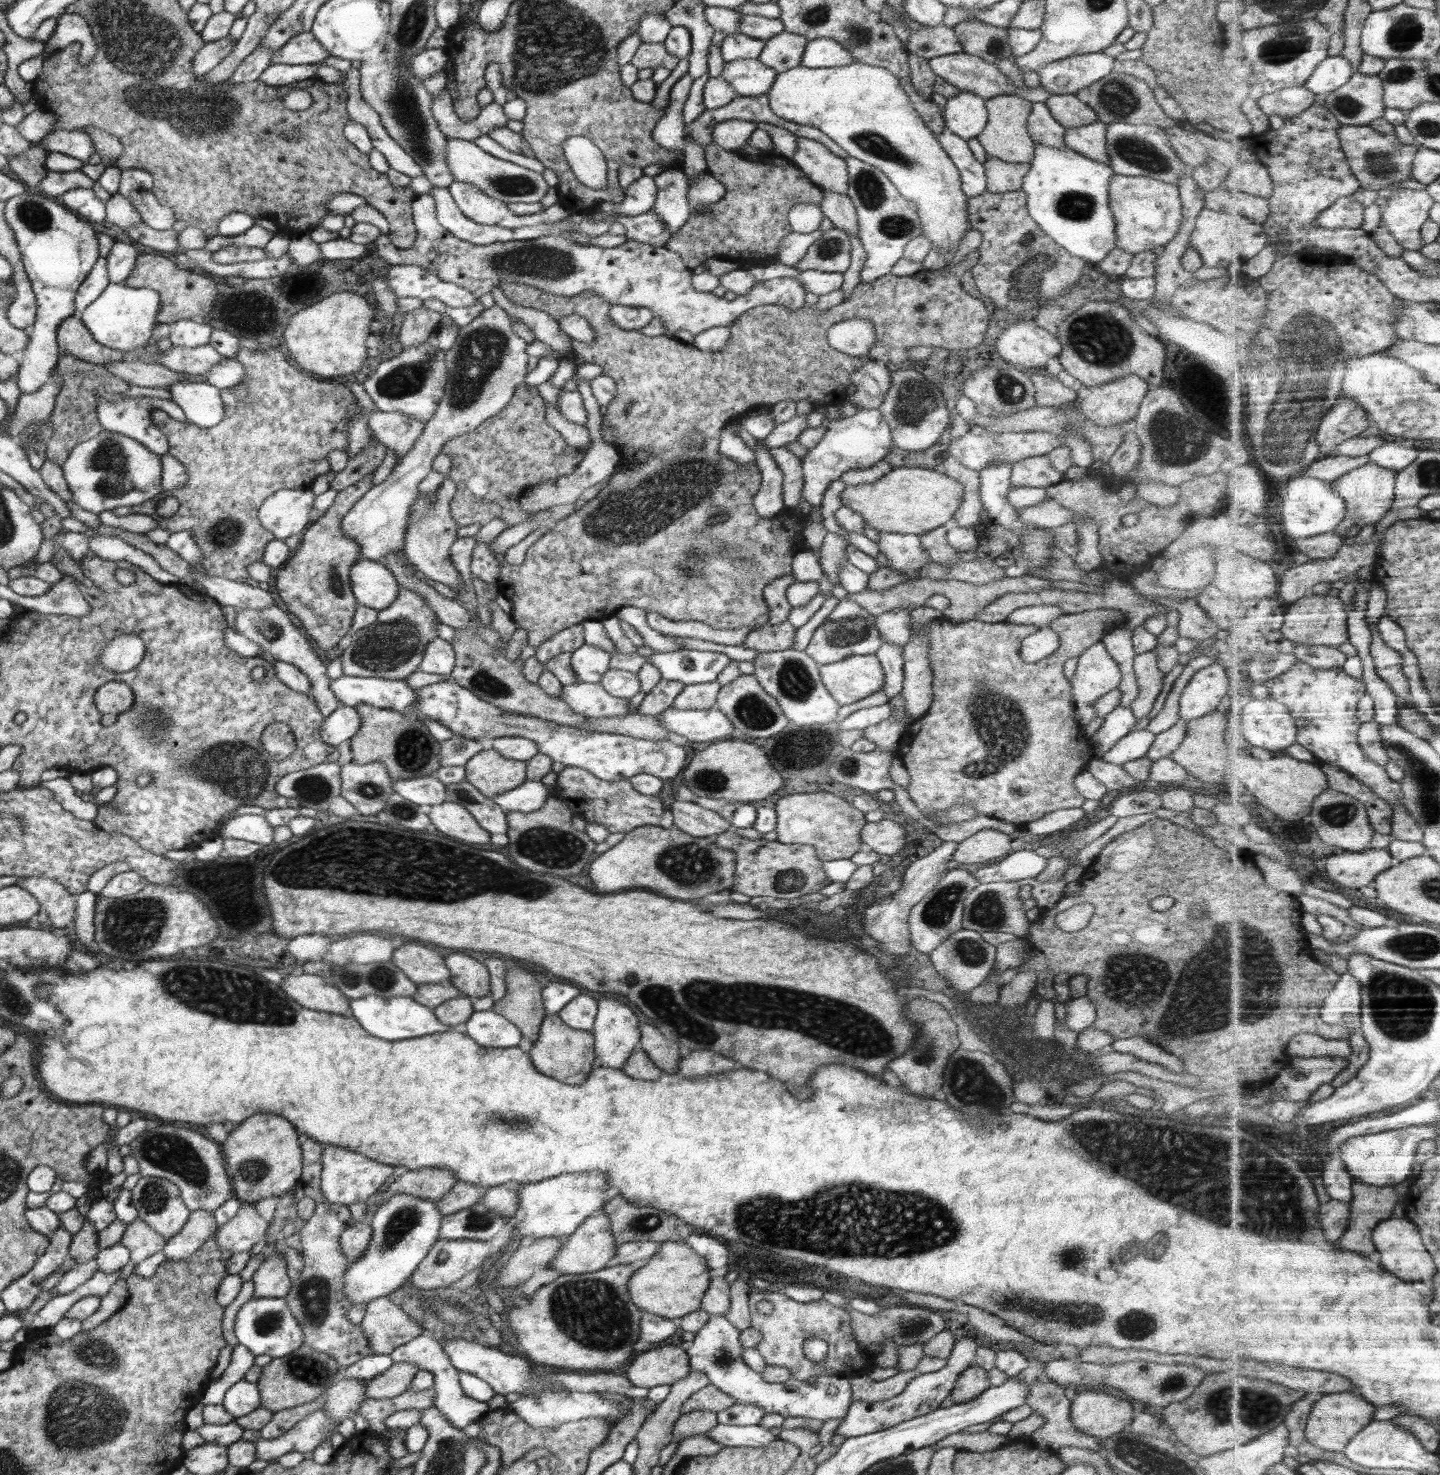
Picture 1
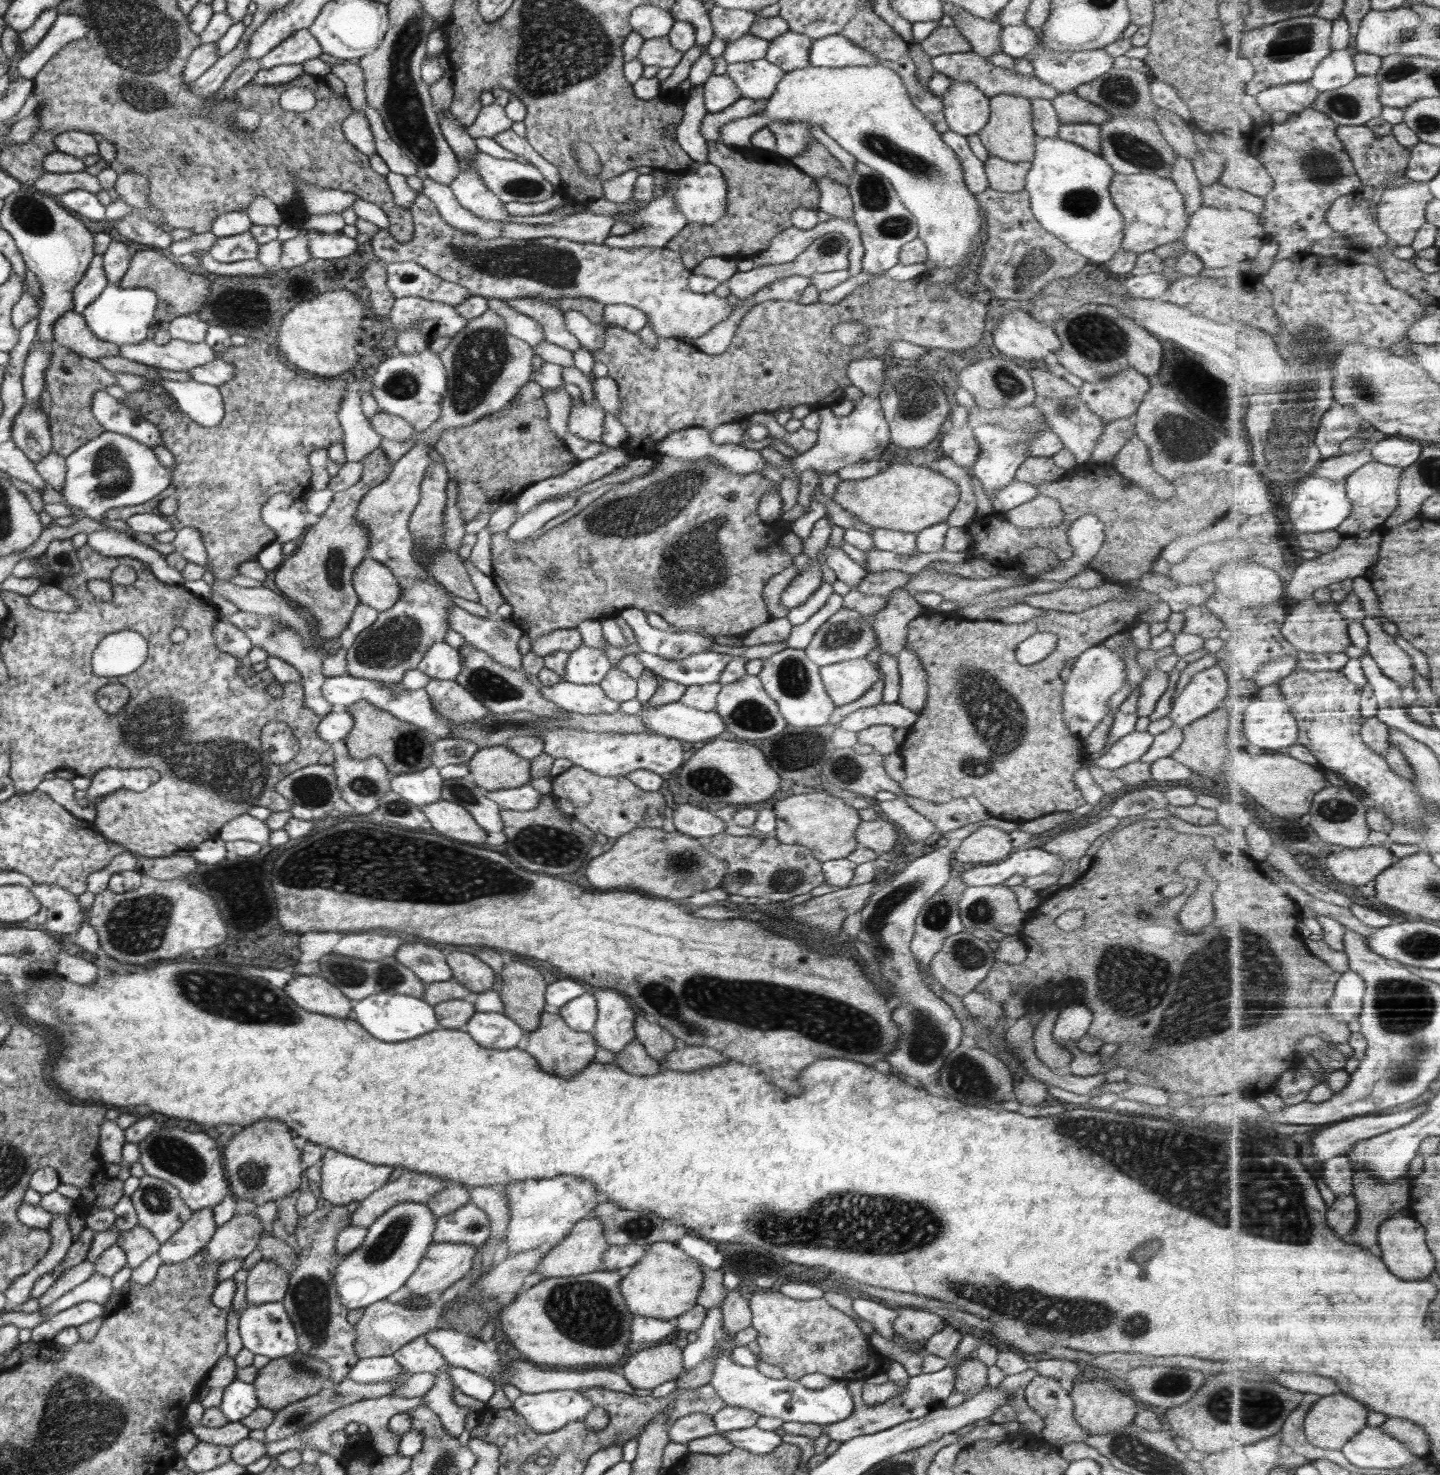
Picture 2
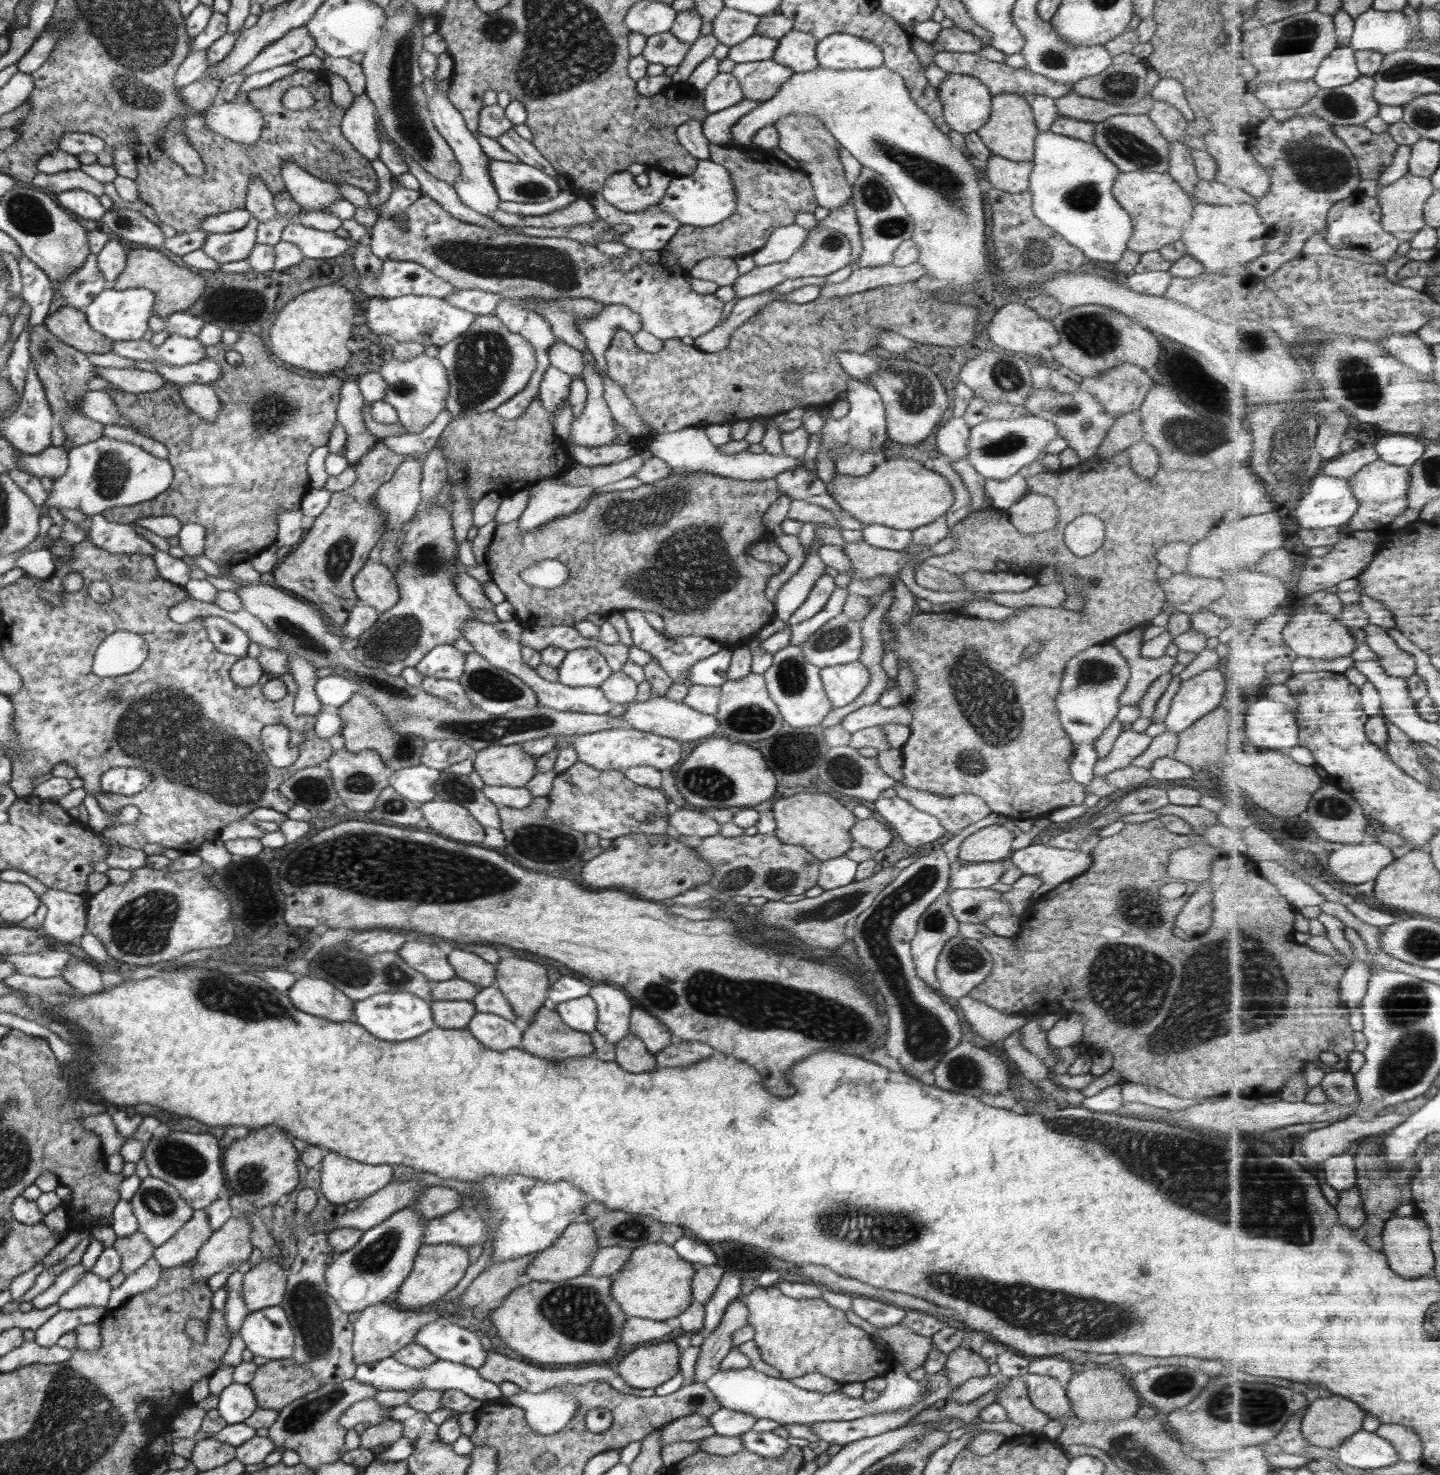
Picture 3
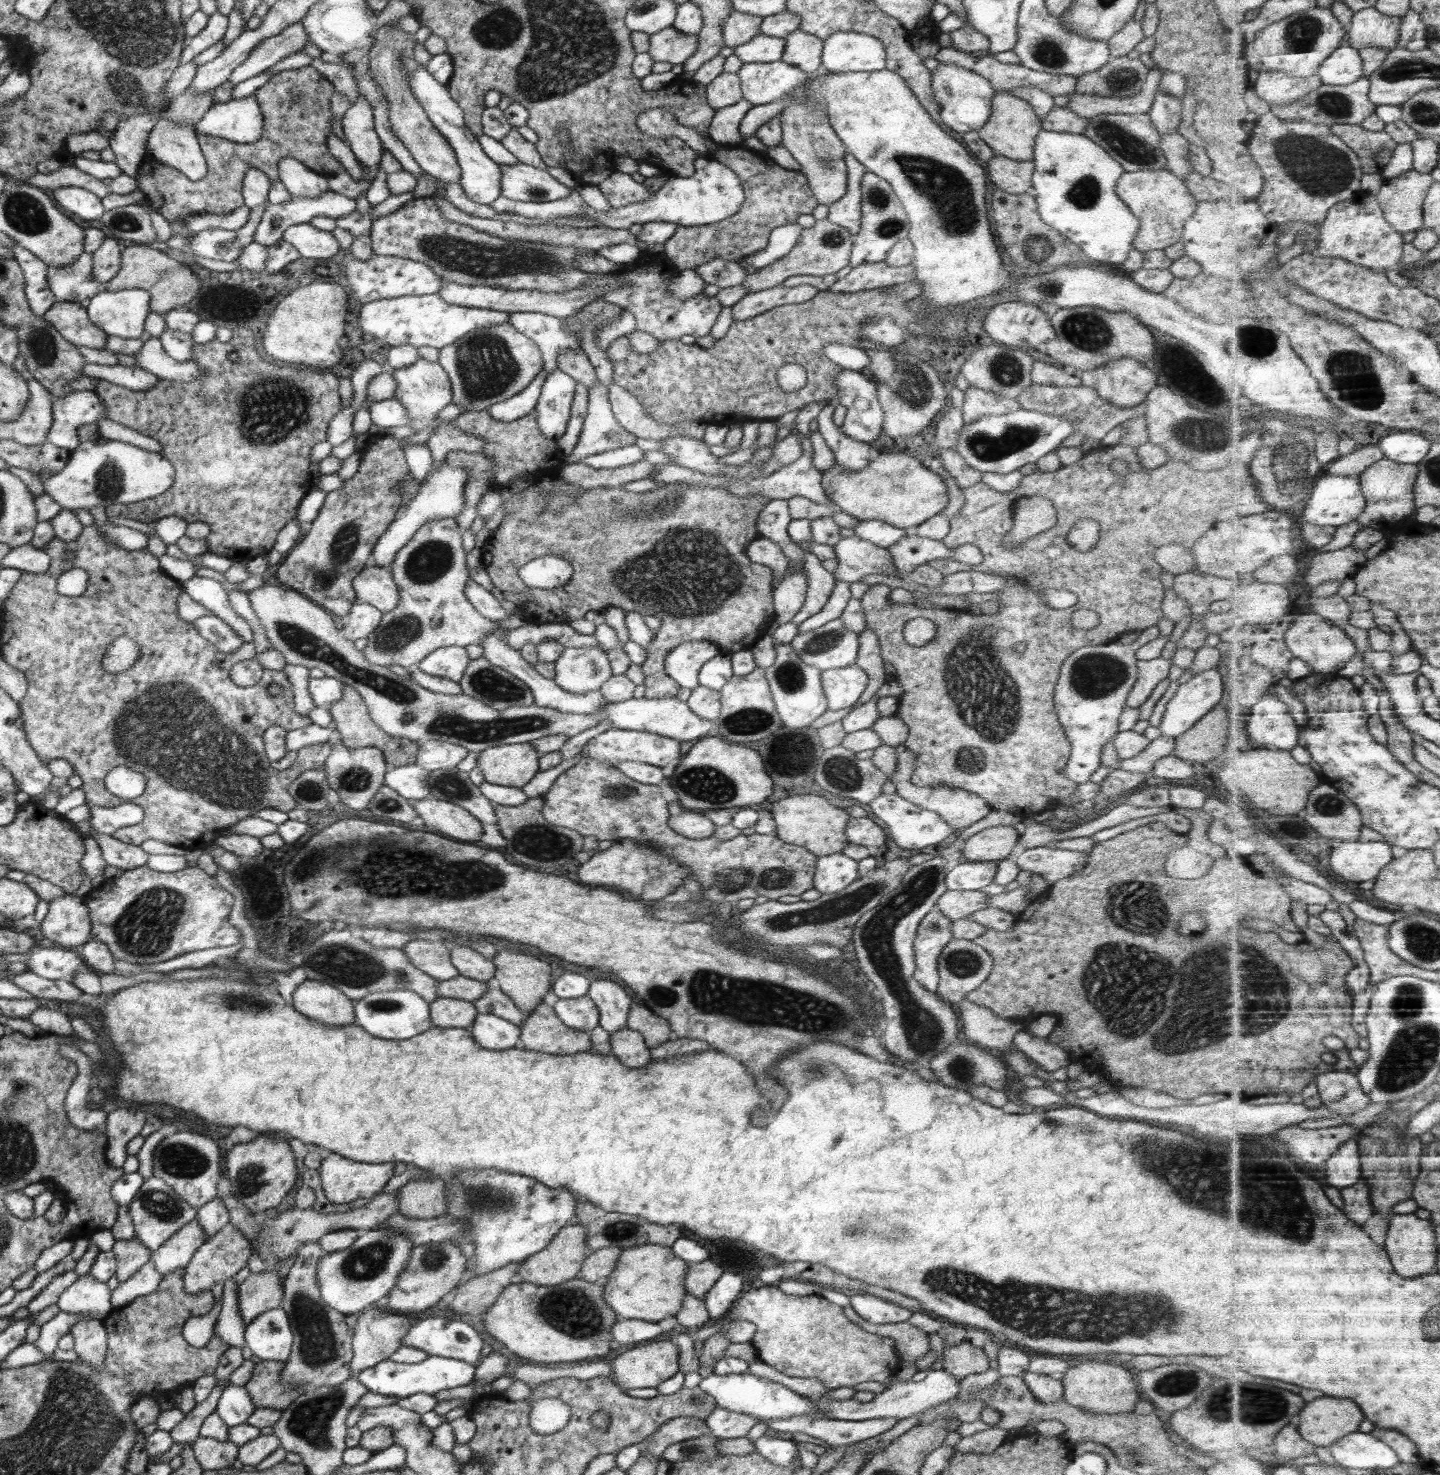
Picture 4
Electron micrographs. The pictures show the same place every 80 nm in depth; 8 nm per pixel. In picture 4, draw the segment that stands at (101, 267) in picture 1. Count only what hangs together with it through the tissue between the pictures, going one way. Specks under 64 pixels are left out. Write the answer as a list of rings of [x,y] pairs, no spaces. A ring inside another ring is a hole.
[[[83,253],[66,266],[48,266],[47,275],[49,287],[57,301],[87,303],[99,290],[100,283],[93,279],[93,253]]]

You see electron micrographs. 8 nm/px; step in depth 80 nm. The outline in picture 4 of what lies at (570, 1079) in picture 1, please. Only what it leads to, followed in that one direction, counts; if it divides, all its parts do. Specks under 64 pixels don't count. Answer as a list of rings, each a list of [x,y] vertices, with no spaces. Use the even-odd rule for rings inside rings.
[[[541,1002],[526,1018],[520,1033],[524,1049],[539,1053],[572,1055],[590,1050],[588,1032],[578,1031],[562,1023],[553,1008]]]

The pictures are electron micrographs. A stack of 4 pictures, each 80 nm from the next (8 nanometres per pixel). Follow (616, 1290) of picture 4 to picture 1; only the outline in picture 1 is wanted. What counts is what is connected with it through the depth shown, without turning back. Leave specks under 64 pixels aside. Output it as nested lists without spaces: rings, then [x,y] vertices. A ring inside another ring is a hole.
[[[661,1242],[656,1254],[629,1278],[628,1292],[632,1302],[642,1312],[651,1312],[678,1321],[701,1308],[701,1300],[711,1279],[709,1270],[707,1260],[696,1254],[686,1243]]]

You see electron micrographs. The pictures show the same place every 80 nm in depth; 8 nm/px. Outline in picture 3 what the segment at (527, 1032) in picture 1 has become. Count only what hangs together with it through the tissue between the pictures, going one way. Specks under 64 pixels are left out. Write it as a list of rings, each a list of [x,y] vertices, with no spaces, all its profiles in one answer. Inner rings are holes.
[[[509,957],[500,958],[495,969],[496,987],[508,1000],[516,1017],[532,1023],[547,998],[550,980],[546,968],[527,959]]]

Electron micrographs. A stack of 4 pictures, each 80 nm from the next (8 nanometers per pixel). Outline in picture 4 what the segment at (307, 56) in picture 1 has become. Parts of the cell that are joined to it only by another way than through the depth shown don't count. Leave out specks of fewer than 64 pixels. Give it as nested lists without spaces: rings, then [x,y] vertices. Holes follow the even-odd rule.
[[[295,22],[287,26],[280,34],[264,38],[258,47],[254,48],[248,59],[239,64],[229,76],[234,86],[239,82],[252,78],[265,72],[273,64],[286,59],[286,57],[301,52],[304,45],[309,41],[308,33],[301,22]]]

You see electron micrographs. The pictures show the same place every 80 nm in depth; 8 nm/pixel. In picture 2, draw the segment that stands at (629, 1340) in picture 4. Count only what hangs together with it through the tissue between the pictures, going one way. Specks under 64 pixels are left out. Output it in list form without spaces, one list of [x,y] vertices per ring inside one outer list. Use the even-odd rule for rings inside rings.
[[[633,1315],[630,1335],[632,1342],[630,1342],[630,1348],[628,1348],[628,1356],[642,1350],[642,1348],[638,1348],[640,1344],[644,1344],[644,1342],[658,1342],[658,1340],[662,1340],[662,1338],[672,1334],[674,1329],[674,1325],[668,1323],[667,1320]]]

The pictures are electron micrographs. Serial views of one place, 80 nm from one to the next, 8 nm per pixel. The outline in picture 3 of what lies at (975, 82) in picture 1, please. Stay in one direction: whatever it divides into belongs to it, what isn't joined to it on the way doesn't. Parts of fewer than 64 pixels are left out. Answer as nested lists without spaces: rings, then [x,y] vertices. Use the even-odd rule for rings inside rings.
[[[942,51],[936,53],[933,62],[946,72],[967,74],[968,76],[979,78],[984,83],[984,86],[988,87],[992,95],[999,95],[1002,93],[1022,95],[1030,93],[1057,99],[1068,92],[1072,92],[1072,86],[1069,84],[1058,84],[1041,74],[1034,74],[1028,68],[1012,68],[1006,63],[1000,64],[1000,62],[990,62],[988,58],[980,58],[978,53]]]

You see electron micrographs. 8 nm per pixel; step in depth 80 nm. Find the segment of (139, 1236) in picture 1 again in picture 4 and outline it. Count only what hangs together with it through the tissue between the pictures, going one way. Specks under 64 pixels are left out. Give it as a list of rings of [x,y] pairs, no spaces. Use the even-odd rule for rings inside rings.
[[[136,1237],[130,1240],[115,1240],[111,1251],[117,1260],[115,1275],[120,1283],[126,1282],[132,1274],[151,1260],[151,1250]]]

